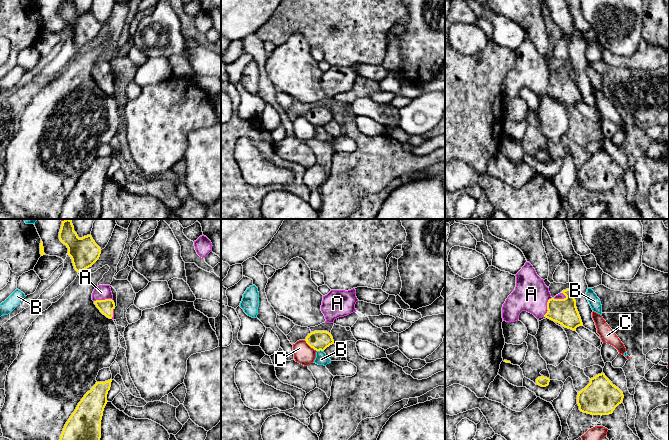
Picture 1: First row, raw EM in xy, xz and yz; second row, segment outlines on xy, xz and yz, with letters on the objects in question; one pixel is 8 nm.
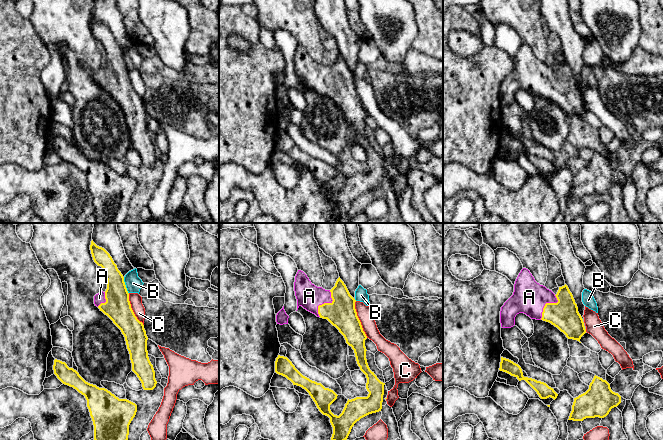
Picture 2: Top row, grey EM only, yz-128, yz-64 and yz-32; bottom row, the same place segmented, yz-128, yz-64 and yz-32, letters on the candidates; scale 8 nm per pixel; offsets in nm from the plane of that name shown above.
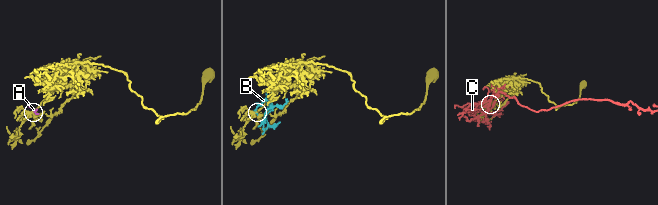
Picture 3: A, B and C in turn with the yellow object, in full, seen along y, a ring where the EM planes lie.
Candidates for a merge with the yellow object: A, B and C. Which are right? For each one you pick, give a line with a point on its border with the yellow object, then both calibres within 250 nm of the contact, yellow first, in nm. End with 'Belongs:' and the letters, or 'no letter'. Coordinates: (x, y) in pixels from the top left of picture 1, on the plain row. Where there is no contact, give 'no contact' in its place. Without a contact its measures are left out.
A: meets yellow in yz at (547, 83); 200 nm thick on the yellow side, 280 nm on the other
Belongs: A

